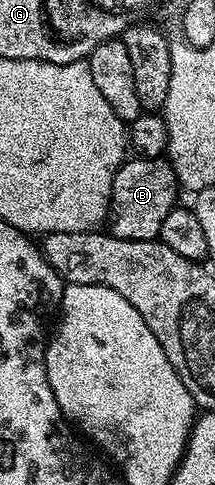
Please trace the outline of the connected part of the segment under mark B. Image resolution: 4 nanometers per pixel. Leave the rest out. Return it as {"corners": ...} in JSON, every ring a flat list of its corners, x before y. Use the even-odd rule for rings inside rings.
{"corners":[[168,158,146,159,144,161,126,161,121,164,121,168,115,173,113,182,113,201,111,204,111,233,120,239,130,239,131,241,147,241,157,239,163,229,163,221,167,218,167,213,171,213,173,207,178,206,177,191,179,184,177,174,173,166,169,164]]}

